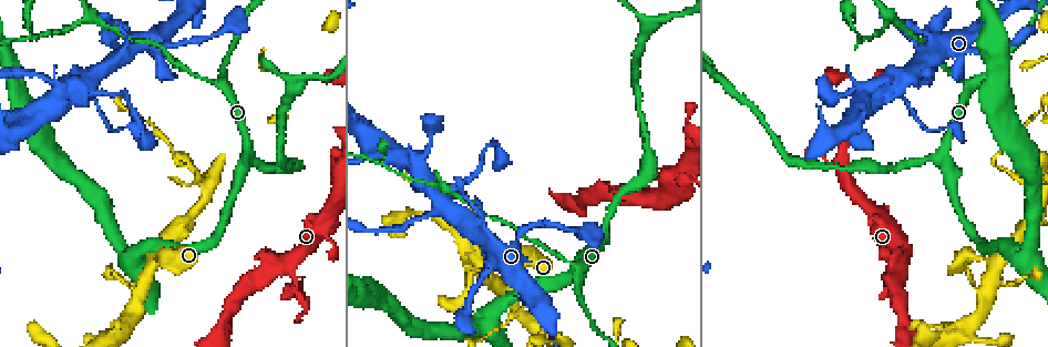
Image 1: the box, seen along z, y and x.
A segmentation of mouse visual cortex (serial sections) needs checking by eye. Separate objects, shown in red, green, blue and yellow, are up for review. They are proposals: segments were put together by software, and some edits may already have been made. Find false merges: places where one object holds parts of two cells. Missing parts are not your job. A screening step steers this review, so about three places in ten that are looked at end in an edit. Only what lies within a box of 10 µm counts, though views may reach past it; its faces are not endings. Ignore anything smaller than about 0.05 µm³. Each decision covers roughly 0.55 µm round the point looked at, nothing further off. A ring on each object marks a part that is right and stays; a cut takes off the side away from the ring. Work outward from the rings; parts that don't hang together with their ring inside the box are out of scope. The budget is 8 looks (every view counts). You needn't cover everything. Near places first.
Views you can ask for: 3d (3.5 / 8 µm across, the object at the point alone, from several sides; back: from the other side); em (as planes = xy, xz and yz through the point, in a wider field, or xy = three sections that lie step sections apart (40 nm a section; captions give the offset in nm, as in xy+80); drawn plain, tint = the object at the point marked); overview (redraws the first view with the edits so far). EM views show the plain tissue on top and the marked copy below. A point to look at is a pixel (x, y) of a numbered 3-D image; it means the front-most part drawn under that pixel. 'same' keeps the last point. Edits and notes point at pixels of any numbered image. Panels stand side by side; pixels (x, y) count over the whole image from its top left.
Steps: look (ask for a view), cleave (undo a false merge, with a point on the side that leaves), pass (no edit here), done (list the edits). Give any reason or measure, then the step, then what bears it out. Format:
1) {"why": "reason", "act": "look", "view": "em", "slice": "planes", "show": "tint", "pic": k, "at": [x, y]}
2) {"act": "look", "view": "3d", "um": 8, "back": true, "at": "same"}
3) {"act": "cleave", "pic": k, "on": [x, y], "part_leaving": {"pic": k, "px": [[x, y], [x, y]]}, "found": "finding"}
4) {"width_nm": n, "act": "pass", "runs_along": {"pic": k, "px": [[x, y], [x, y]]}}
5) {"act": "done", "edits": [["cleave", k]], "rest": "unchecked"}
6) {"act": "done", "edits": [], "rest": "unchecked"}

{"why": "branch point", "act": "look", "view": "3d", "um": 3.5, "pic": 1, "at": [888, 19]}

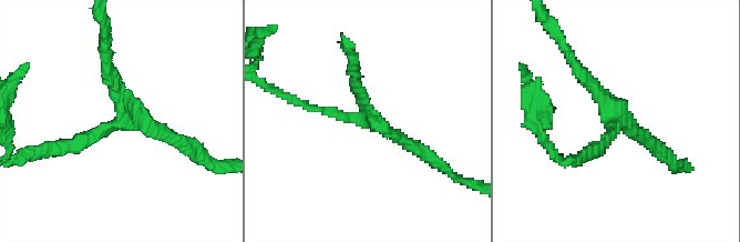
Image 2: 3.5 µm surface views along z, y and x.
{"arms": 3, "arm_widths_nm": [150, 150, 200], "act": "look", "view": "em", "slice": "xy", "step": 5, "show": "tint", "pic": 2, "at": [618, 123]}

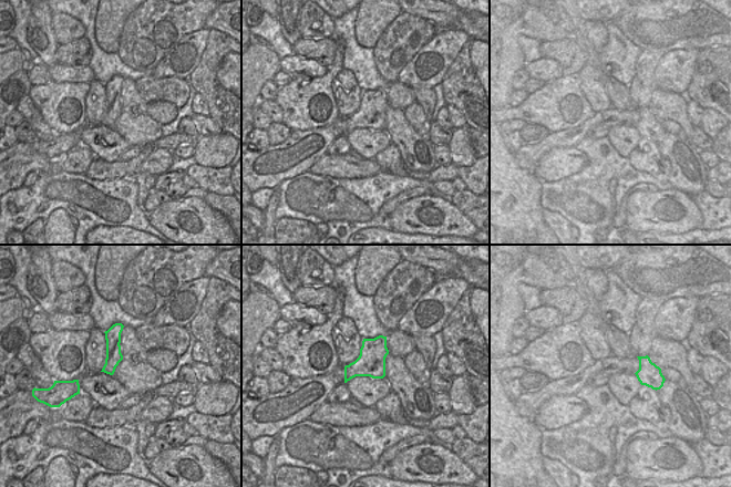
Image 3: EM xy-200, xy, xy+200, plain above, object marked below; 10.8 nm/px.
{"act": "pass", "runs_along": {"pic": 3, "px": [[119, 325], [113, 333], [109, 371]]}, "found": "continuous, no second cell"}

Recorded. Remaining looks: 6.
{"why": "abrupt turn", "act": "look", "view": "3d", "um": 3.5, "pic": 1, "at": [387, 166]}

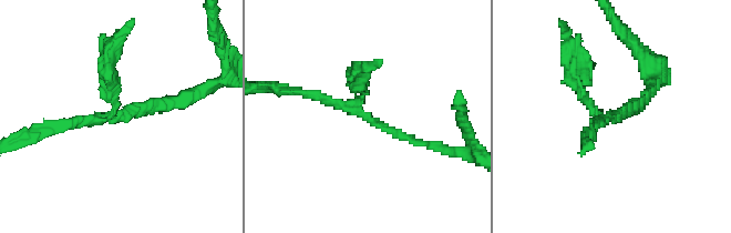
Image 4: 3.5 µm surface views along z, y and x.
{"why": "shape alone is not enough", "act": "look", "view": "em", "slice": "xy", "step": 2, "show": "tint", "pic": 4, "at": [114, 114]}

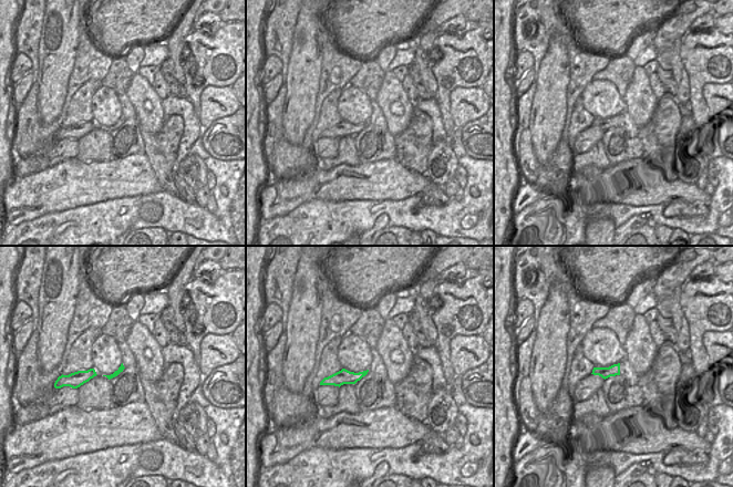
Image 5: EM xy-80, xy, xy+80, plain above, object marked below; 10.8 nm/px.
{"arm_widths_nm": [150, 150, 150], "act": "cleave", "pic": 4, "on": [576, 76], "part_leaving": {"pic": 4, "px": [[590, 107], [565, 39]]}, "found": "a second cell is stuck on"}

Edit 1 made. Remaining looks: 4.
{"why": "sharp bend", "act": "look", "view": "3d", "um": 8, "pic": 1, "at": [439, 193]}

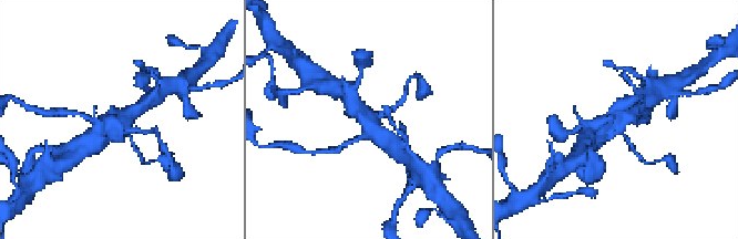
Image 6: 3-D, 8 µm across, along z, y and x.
{"act": "look", "view": "3d", "um": 3.5, "back": true, "at": "same"}

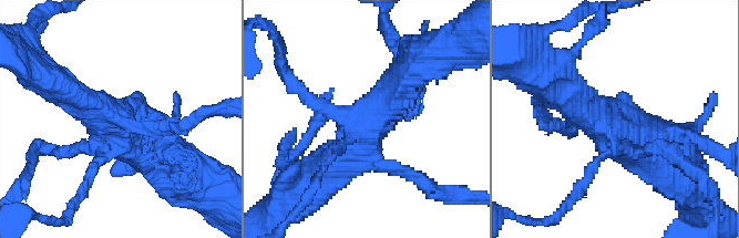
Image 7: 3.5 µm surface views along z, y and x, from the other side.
{"act": "look", "view": "em", "slice": "xy", "step": 2, "show": "tint", "pic": 7, "at": [614, 130]}

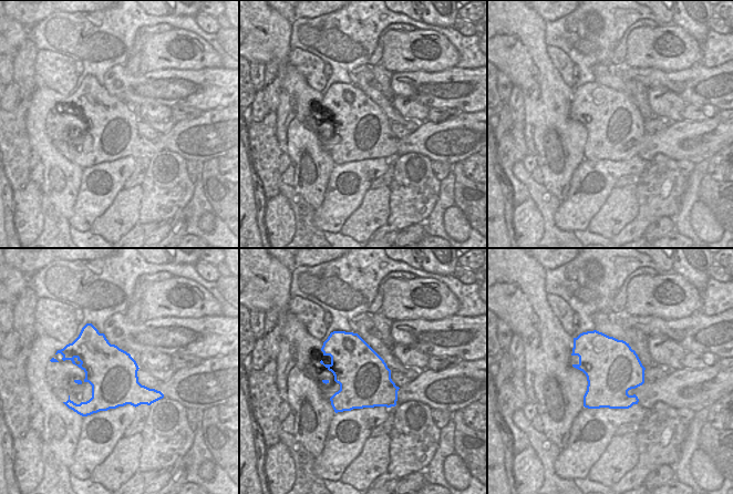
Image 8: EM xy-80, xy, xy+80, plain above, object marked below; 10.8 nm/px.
{"act": "pass", "runs_along": {"pic": 7, "px": [[325, 172], [410, 66]]}, "found": "one cell here"}

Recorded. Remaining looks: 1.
{"act": "done", "edits": [["cleave", 4]], "rest": "unchecked"}

